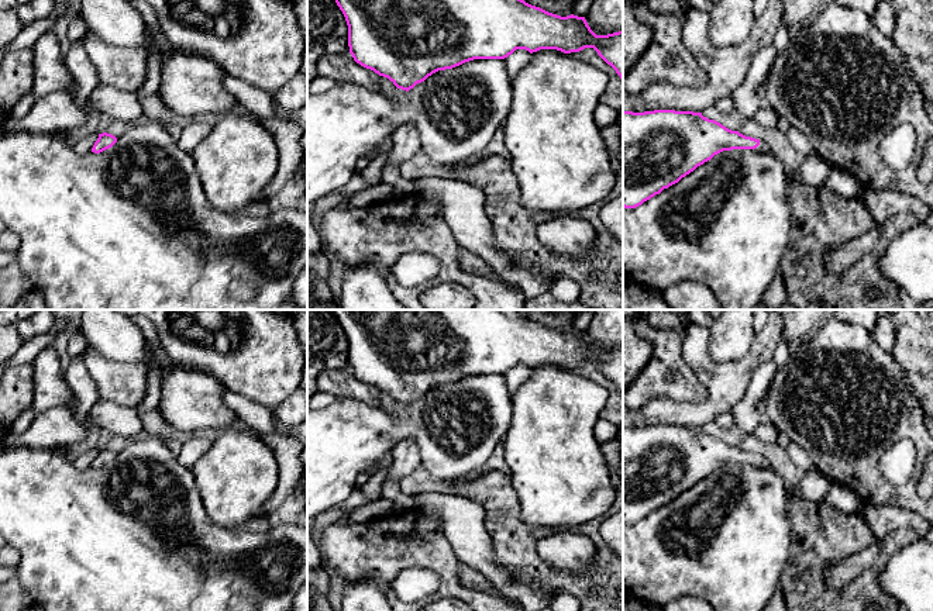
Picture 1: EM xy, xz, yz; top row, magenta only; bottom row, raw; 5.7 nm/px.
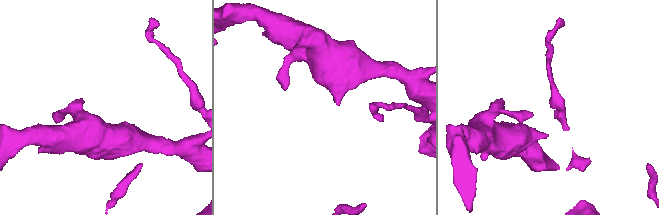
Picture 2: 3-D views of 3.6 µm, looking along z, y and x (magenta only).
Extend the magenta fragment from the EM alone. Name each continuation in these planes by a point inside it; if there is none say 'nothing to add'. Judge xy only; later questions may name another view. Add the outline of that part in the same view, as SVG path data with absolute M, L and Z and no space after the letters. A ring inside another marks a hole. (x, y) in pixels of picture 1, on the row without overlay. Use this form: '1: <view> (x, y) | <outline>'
nothing to add

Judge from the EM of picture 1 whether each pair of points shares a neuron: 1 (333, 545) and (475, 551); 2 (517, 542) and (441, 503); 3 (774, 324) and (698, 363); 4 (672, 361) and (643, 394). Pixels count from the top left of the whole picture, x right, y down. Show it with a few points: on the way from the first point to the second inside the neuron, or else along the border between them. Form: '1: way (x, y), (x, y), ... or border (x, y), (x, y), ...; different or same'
1: border (439, 520), (446, 539), (460, 561); different
2: border (467, 497), (484, 510), (493, 558); different
3: way (763, 347), (740, 370), (720, 370); same
4: way (665, 369), (649, 386); same

